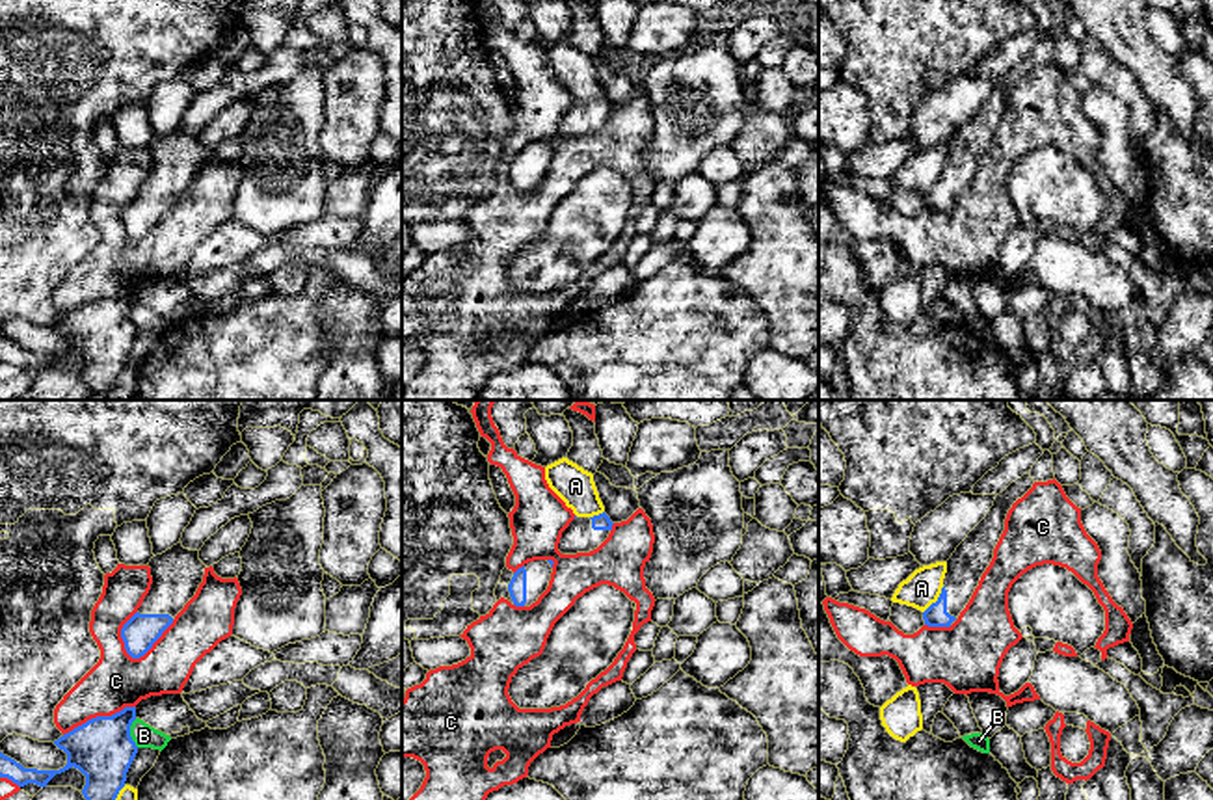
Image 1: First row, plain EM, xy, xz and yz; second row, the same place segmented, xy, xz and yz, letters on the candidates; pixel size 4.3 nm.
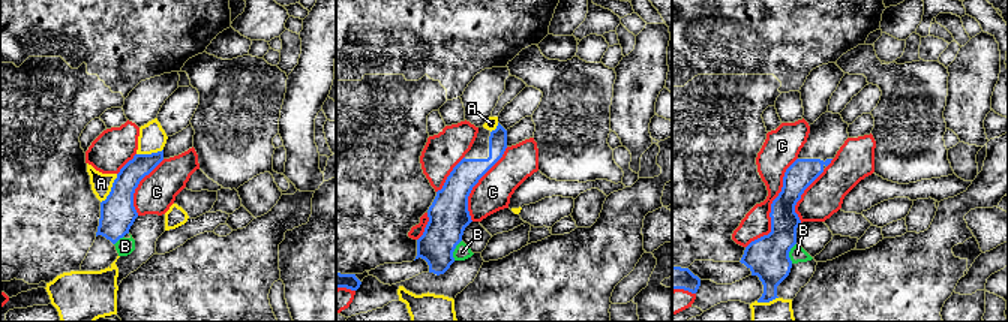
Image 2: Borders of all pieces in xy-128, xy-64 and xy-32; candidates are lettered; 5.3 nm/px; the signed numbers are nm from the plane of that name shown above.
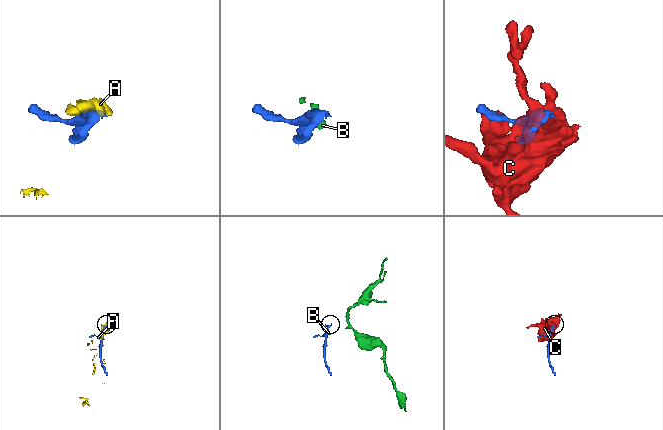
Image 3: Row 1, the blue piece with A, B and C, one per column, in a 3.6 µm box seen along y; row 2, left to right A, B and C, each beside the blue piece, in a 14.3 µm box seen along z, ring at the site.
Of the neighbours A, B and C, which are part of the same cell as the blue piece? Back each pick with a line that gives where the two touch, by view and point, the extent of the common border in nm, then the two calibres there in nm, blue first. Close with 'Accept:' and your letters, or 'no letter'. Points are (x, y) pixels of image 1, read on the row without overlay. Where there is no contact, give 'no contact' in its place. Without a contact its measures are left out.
Accept: no letter

